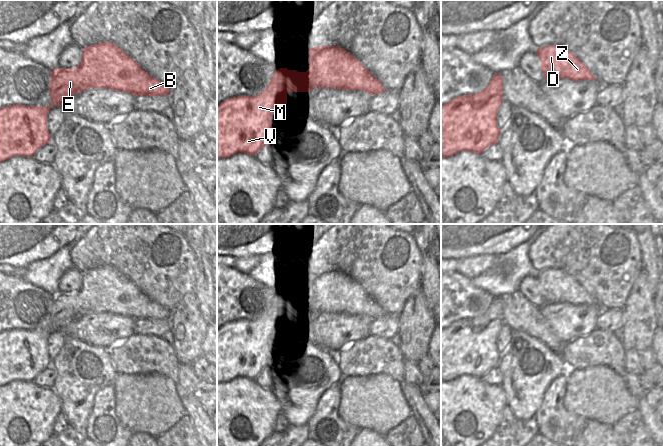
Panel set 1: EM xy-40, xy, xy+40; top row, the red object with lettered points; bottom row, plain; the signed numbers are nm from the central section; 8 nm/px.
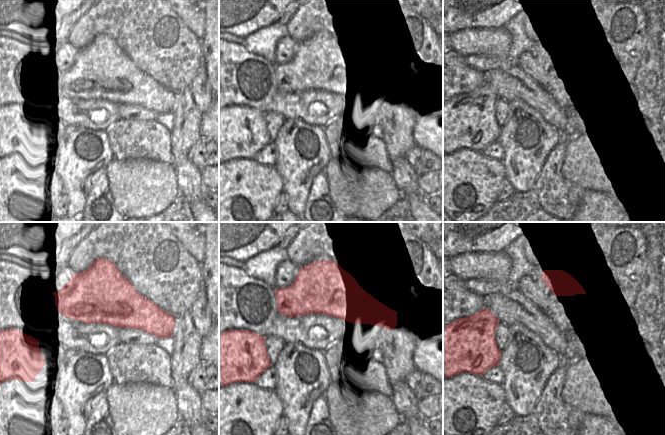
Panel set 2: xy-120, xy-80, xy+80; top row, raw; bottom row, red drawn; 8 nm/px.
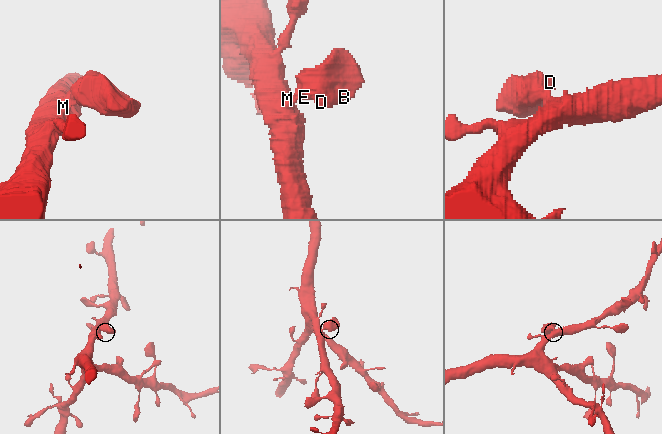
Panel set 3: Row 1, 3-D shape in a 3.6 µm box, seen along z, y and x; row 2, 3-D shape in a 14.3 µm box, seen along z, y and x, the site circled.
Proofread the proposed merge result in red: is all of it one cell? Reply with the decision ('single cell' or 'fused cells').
single cell

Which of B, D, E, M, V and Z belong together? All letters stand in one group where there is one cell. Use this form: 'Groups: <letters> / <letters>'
Groups: B D E M V Z

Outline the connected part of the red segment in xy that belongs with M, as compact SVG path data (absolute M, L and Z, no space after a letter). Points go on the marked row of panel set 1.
M316 46L309 50L309 69L306 72L280 68L275 70L267 87L256 96L236 96L228 98L217 106L217 158L228 158L238 152L255 156L264 146L275 142L276 131L271 125L271 115L280 104L287 104L288 92L309 92L320 88L338 90L362 90L371 96L387 89L383 84L350 52L340 46Z

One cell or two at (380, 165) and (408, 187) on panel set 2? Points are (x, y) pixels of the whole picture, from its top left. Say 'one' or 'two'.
two

